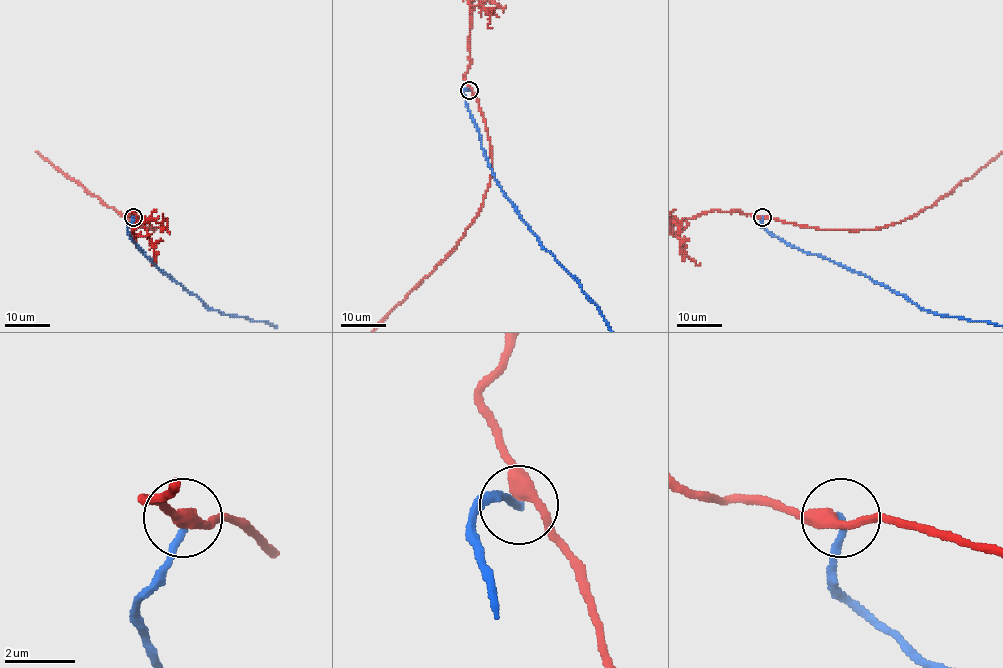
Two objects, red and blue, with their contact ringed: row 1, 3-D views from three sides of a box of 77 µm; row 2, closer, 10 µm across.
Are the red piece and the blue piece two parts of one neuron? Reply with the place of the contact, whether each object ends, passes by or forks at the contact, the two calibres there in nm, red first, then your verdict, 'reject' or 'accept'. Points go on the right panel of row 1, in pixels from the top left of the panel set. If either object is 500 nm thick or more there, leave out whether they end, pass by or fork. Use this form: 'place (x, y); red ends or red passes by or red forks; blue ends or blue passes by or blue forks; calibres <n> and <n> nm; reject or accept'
place (762, 217); red passes by; blue ends; calibres 360 and 220 nm; reject

